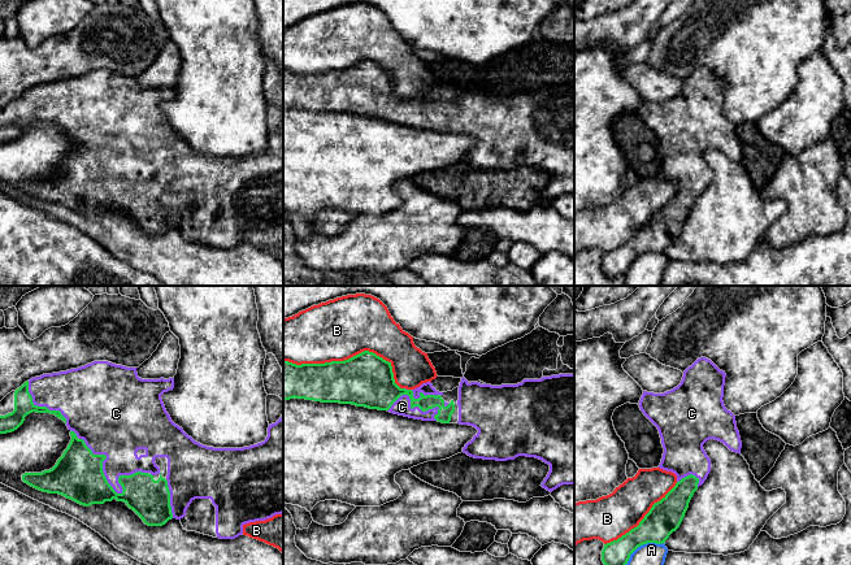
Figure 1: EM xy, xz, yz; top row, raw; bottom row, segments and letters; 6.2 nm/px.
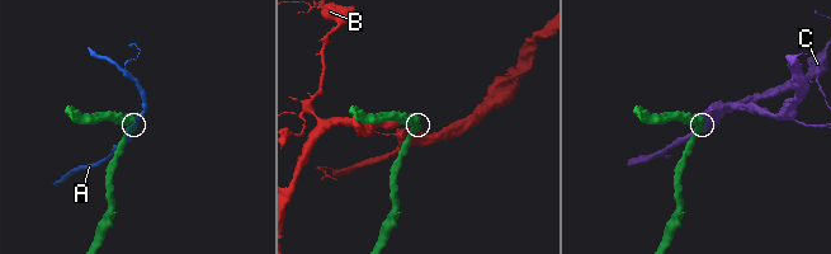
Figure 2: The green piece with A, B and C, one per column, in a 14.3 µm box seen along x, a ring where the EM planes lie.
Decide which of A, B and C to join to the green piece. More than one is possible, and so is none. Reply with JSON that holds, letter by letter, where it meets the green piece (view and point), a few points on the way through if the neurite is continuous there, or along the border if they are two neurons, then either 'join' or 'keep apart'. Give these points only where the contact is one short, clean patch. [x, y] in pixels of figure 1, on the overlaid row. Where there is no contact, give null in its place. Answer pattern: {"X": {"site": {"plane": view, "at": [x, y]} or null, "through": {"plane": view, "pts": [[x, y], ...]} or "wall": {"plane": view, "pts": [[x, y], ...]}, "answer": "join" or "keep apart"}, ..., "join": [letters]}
{"A": {"site": {"plane": "yz", "at": [642, 544]}, "answer": "keep apart"}, "B": {"site": {"plane": "xz", "at": [351, 357]}, "answer": "keep apart"}, "C": {"site": {"plane": "xy", "at": [108, 483]}, "answer": "join"}, "join": ["C"]}

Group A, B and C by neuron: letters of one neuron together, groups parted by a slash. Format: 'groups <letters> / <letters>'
groups A / B / C

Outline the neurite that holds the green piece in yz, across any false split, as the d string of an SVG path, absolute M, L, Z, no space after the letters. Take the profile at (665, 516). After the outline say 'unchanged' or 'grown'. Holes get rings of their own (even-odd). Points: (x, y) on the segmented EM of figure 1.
M698 358L683 371L681 383L664 394L643 391L639 408L643 414L657 427L664 448L660 469L677 475L676 486L657 503L629 533L604 544L602 561L604 565L626 565L630 555L647 543L663 544L676 531L689 508L689 503L704 483L711 471L711 460L703 444L715 439L724 443L730 451L741 453L742 442L737 429L735 416L724 405L725 371L720 370L711 360Z | grown

